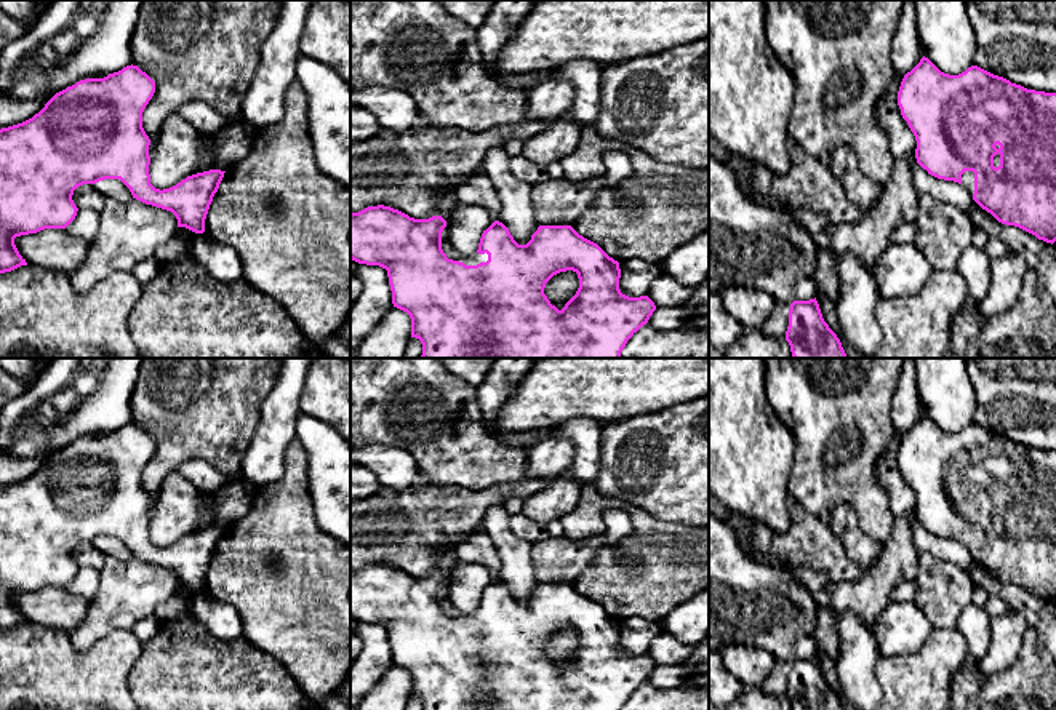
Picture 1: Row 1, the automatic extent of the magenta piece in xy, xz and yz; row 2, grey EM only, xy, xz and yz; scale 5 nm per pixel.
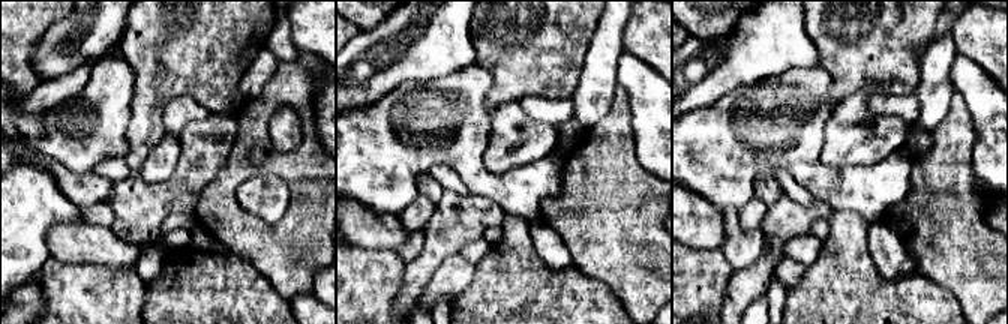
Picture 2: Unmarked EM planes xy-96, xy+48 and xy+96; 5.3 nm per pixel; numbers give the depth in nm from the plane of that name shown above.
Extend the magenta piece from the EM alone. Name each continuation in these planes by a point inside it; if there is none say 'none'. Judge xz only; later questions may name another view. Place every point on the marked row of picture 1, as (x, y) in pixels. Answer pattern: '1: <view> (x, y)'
1: xz (474, 259)

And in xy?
none

